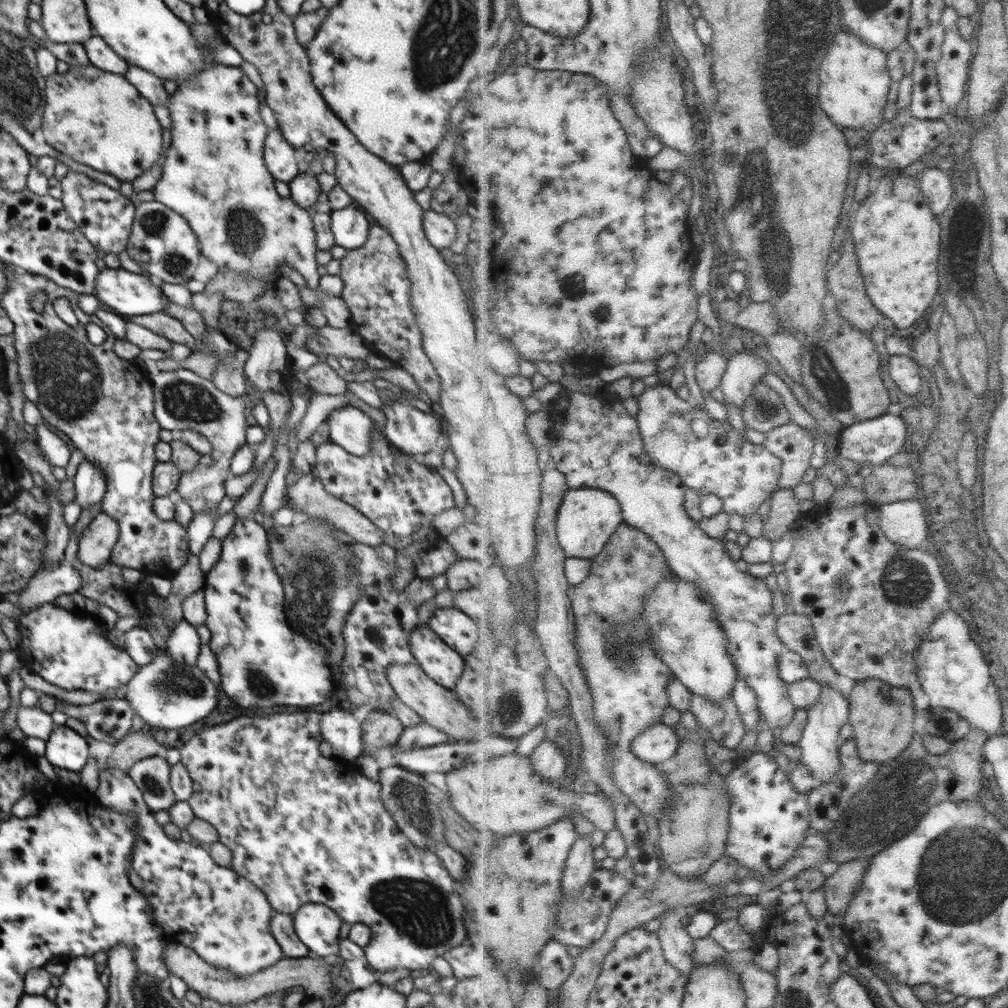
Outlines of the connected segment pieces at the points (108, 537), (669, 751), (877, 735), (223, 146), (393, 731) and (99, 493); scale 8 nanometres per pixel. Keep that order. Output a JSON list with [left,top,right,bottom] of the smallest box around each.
[[77,512,119,567],[633,723,681,766],[850,678,917,763],[152,22,321,291],[361,711,405,750],[73,462,107,510]]

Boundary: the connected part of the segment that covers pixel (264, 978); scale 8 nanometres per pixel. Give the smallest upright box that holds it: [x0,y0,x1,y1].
[163,943,339,1004]

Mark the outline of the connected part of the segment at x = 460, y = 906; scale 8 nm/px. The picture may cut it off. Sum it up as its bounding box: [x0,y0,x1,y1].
[178,712,466,976]

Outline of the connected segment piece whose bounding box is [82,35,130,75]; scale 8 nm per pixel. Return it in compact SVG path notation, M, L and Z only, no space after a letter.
M98 35L88 37L82 45L87 52L90 64L100 70L124 75L129 69L130 64L116 54L102 37Z

